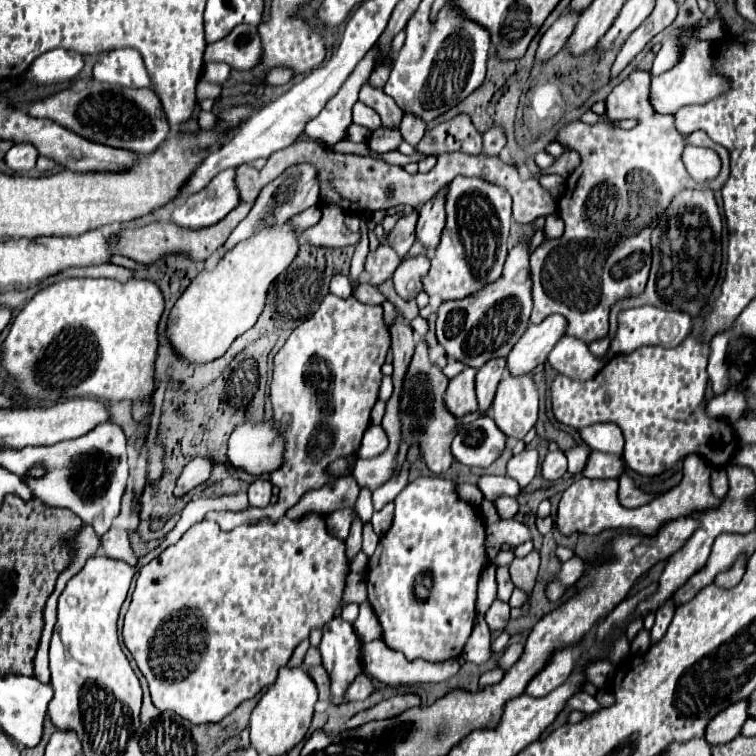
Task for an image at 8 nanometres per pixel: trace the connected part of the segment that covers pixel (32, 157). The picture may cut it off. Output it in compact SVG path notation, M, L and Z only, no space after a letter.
M16 143L4 155L4 163L8 165L10 171L14 171L18 175L24 175L30 169L34 169L36 157L38 157L38 153L36 153L36 149L32 145L28 145L28 143Z

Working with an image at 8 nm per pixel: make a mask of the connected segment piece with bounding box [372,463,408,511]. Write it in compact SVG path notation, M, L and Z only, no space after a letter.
M404 463L404 467L402 467L402 473L396 477L396 479L390 479L388 483L384 483L384 485L380 485L372 495L374 495L374 509L378 511L378 509L382 509L388 501L392 501L400 491L402 491L402 487L408 483L408 465Z

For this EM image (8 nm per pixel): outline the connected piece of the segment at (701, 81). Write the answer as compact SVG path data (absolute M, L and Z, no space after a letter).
M688 25L676 29L676 37L680 37L684 51L680 61L666 73L652 77L652 89L650 89L650 101L658 113L676 113L684 105L704 105L712 101L714 97L720 97L728 91L730 81L728 77L720 75L716 71L716 61L720 59L726 45L730 45L734 39L728 41L710 41L710 39L698 39L700 27Z

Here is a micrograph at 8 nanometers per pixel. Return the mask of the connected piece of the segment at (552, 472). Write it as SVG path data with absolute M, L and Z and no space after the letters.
M562 449L550 451L542 463L542 475L550 481L560 479L566 473L566 455Z

